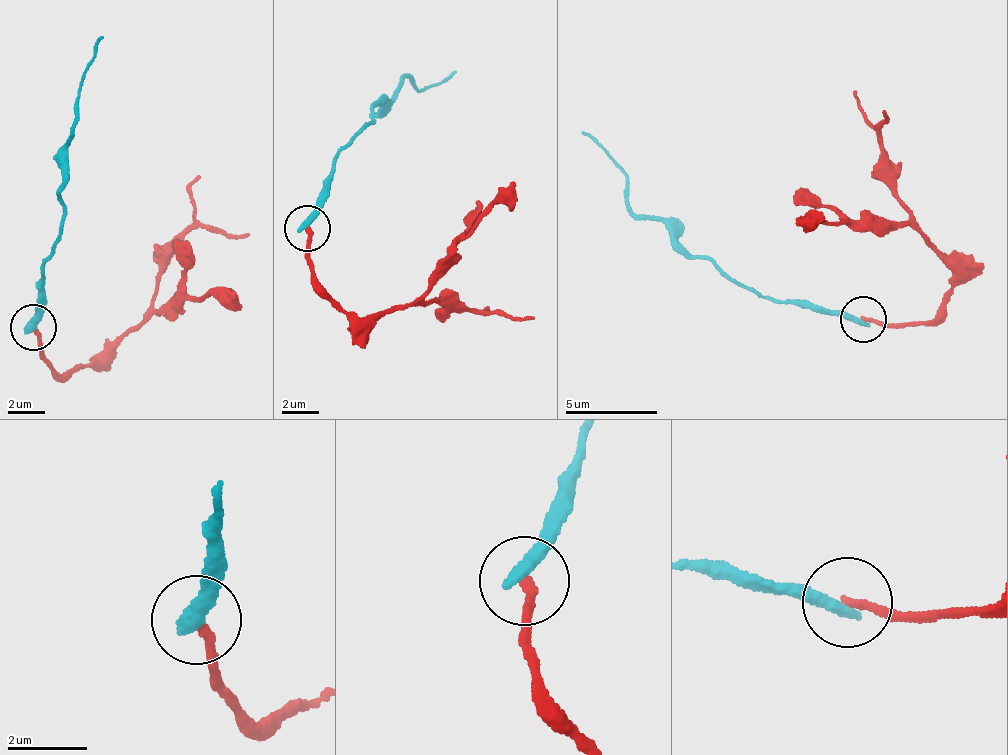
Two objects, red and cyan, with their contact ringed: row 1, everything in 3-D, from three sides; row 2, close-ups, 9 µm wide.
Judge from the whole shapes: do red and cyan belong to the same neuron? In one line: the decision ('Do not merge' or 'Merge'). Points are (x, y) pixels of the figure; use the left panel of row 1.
Do not merge

